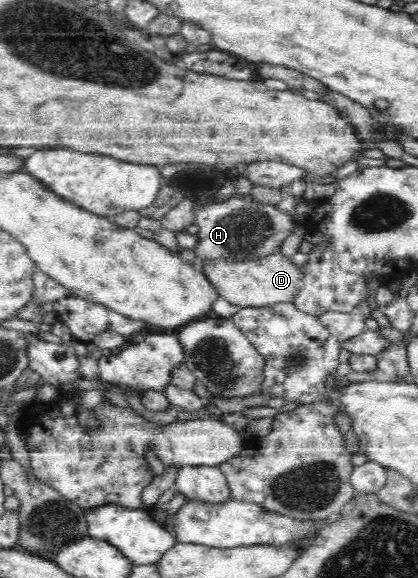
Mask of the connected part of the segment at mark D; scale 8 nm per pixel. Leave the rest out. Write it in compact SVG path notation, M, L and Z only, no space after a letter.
M274 253L257 261L214 261L199 264L203 272L219 289L221 296L239 307L263 307L291 304L303 290L305 271L285 254Z

